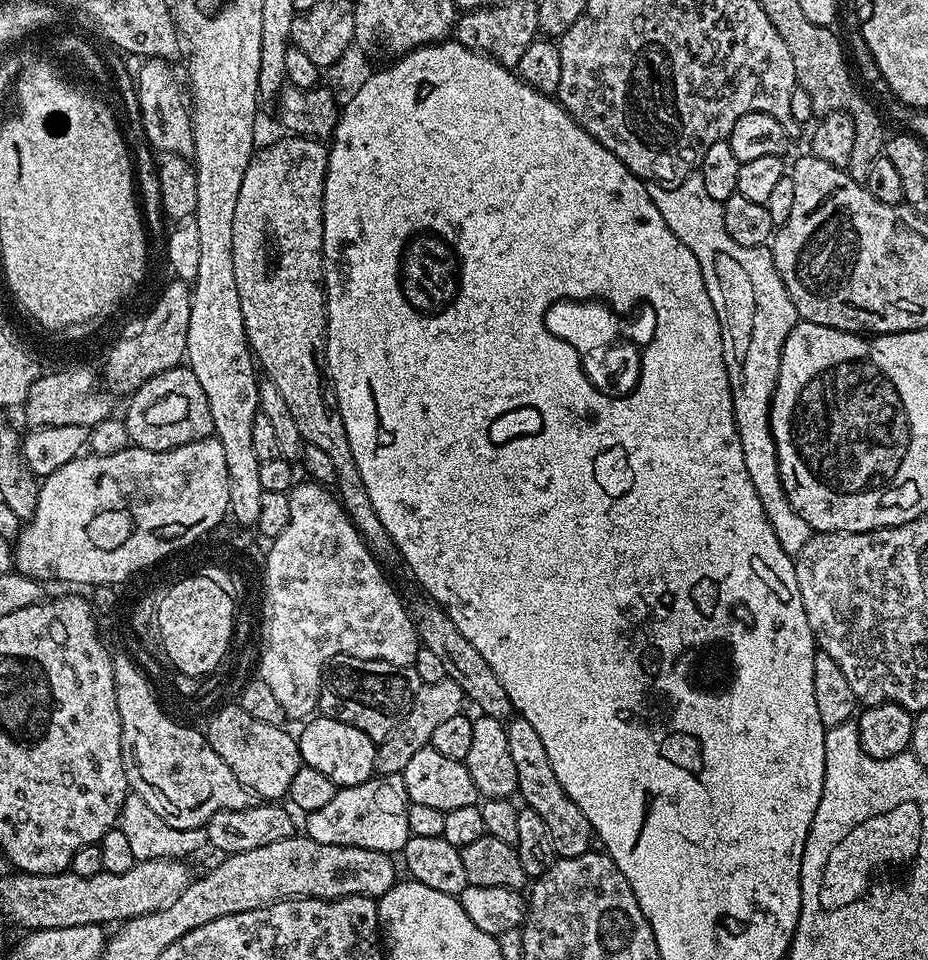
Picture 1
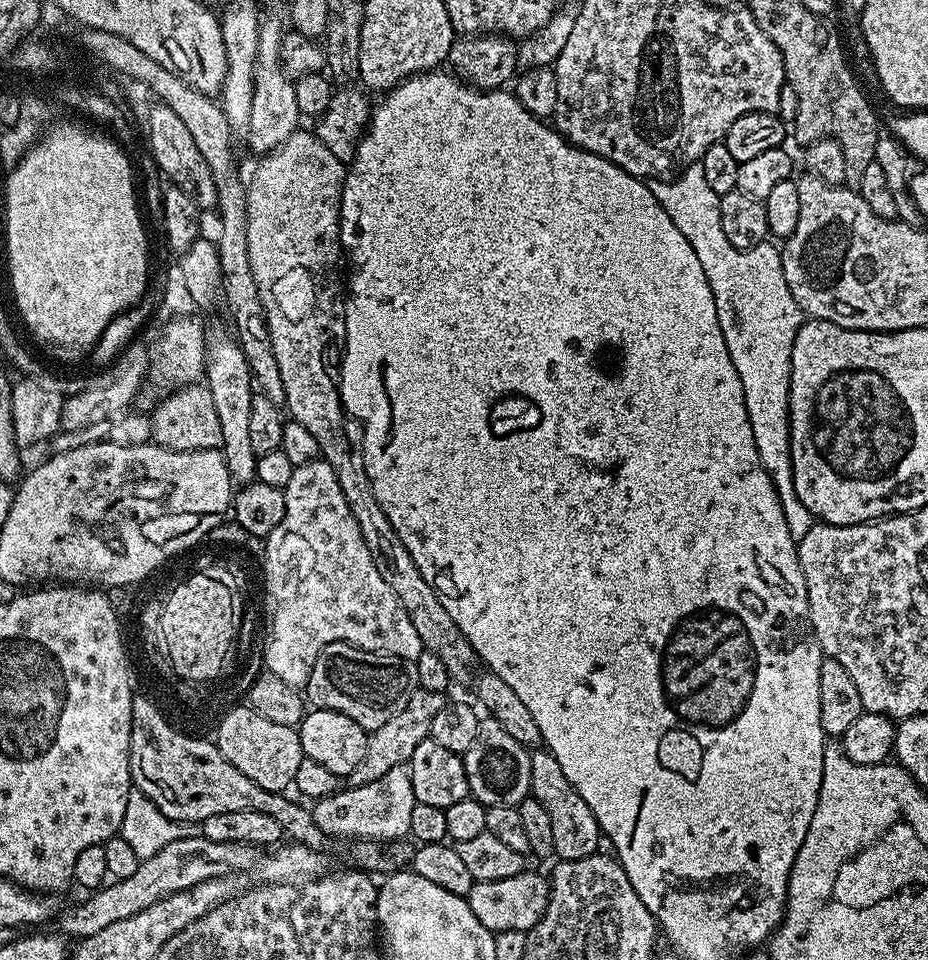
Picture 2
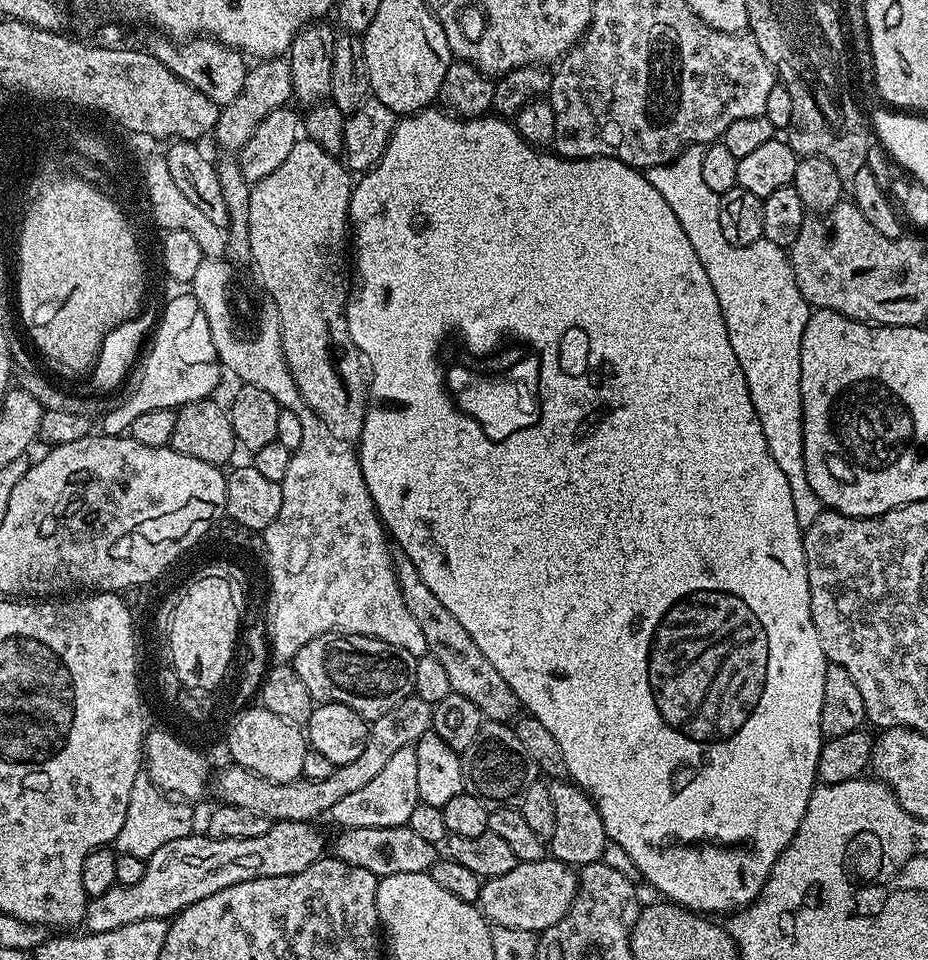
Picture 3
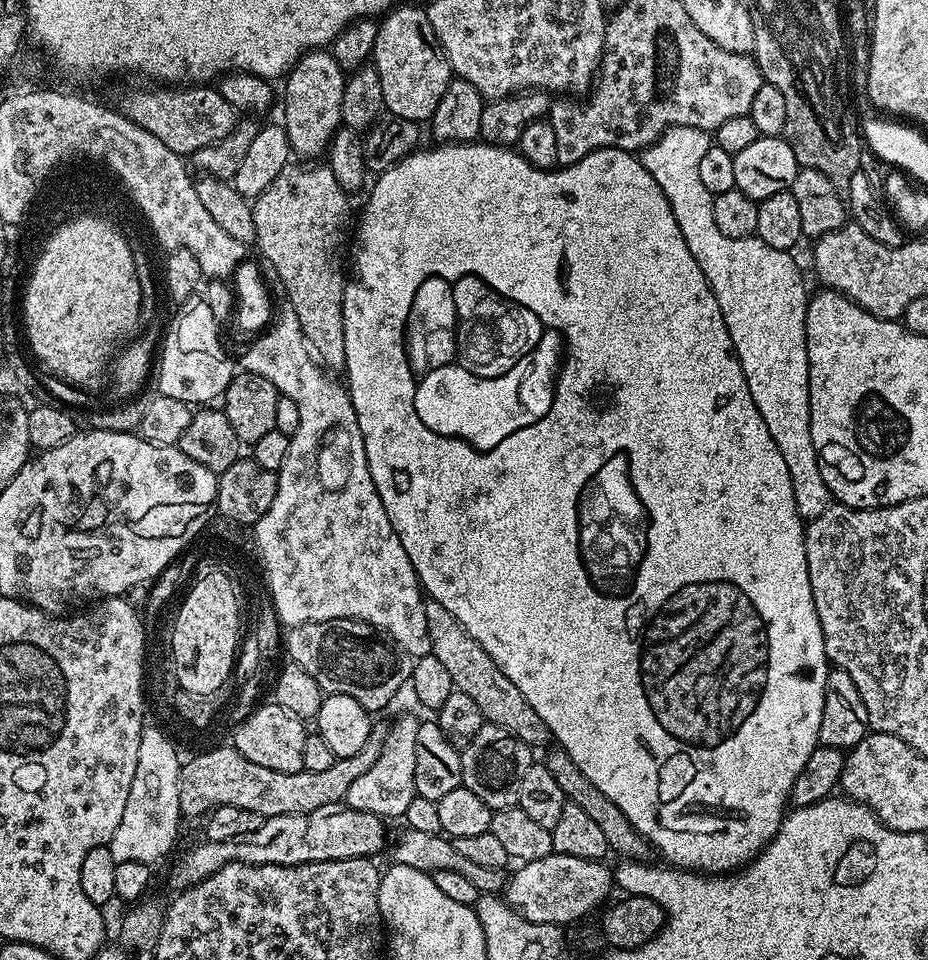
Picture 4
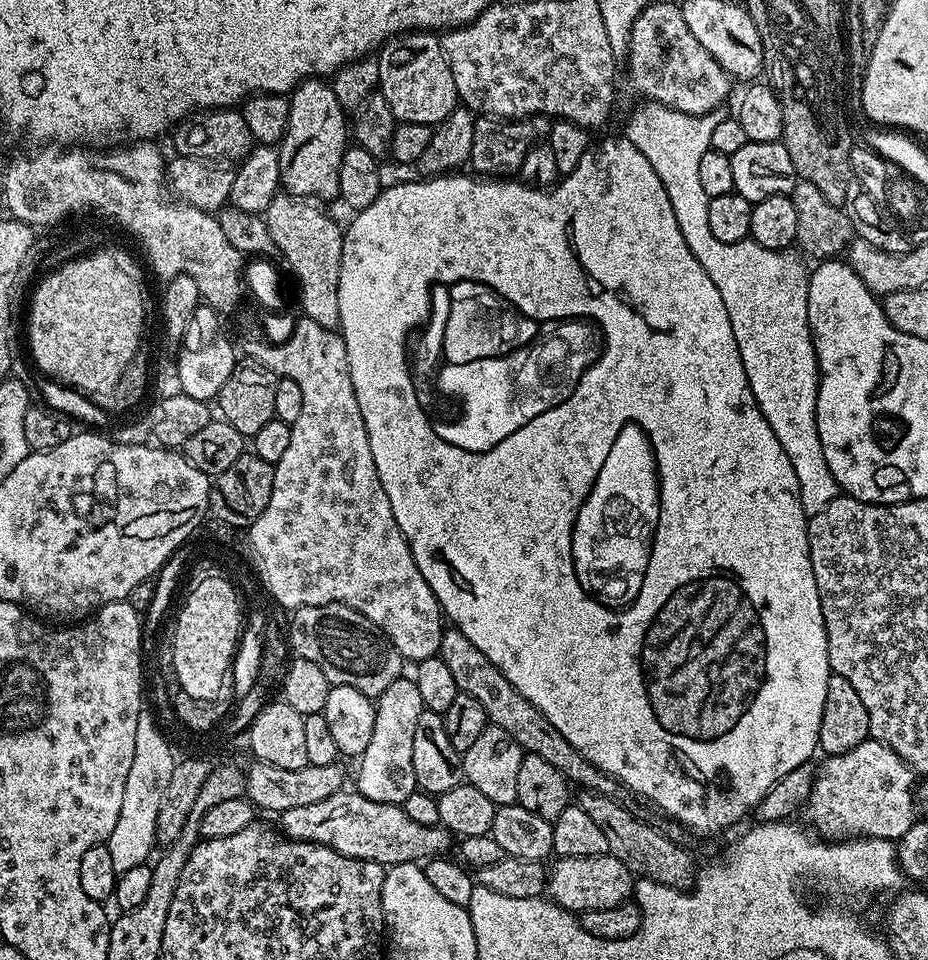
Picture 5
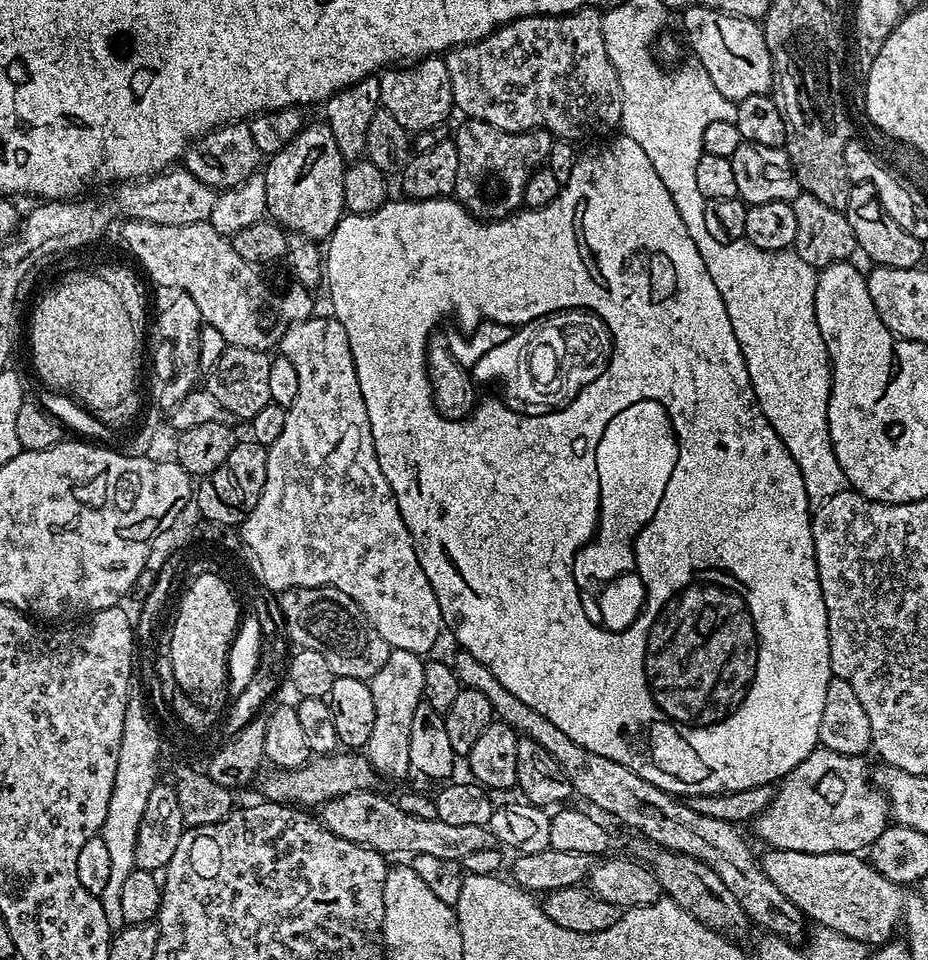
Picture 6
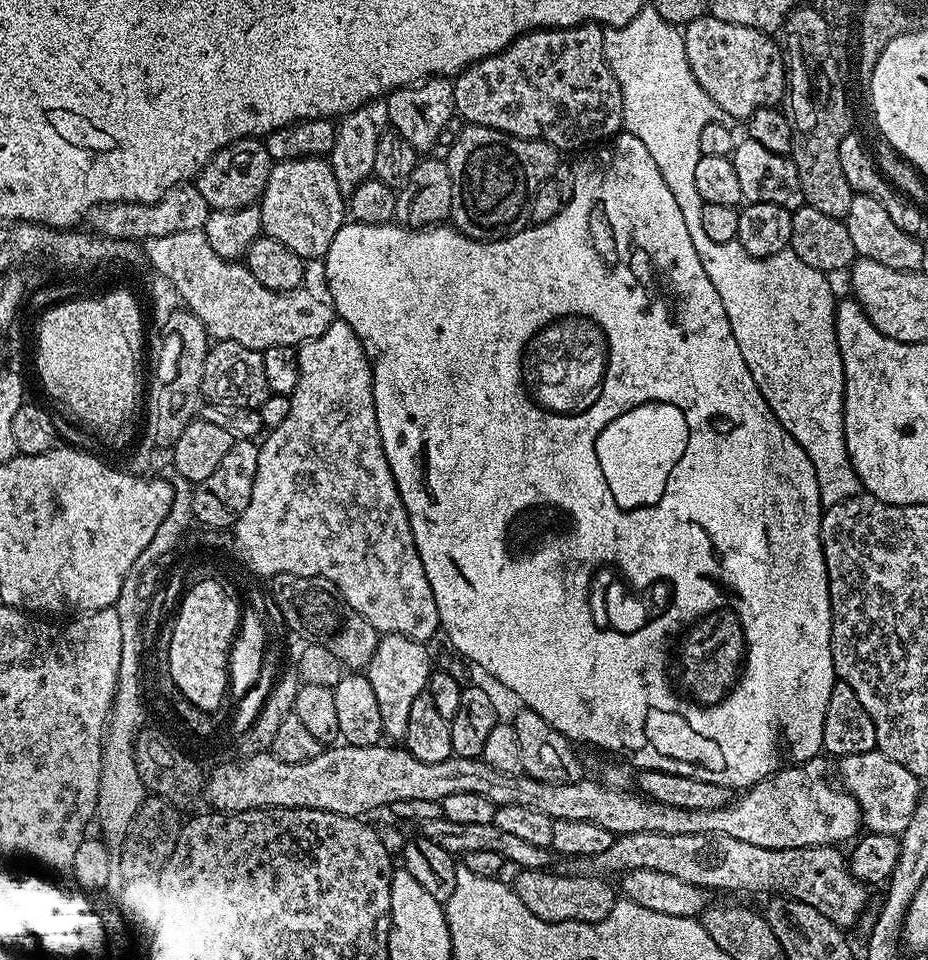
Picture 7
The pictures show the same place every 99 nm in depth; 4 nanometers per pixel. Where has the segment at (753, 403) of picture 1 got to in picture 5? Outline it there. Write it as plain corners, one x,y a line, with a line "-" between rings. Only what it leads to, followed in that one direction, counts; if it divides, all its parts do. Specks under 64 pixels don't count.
644,102
641,105
628,120
627,138
642,150
646,162
654,166
654,174
662,178
686,246
690,246
694,258
702,262
702,270
710,276
710,282
718,286
718,294
722,294
722,302
726,302
726,314
730,314
734,342
738,342
738,354
742,354
750,390
754,390
754,398
766,422
770,422
774,438
782,442
782,450
786,450
786,458
790,458
790,466
794,466
802,510
811,518
826,510
826,506
841,495
841,490
834,474
830,474
830,466
826,466
826,454
822,454
816,425
820,367
808,325
809,269
804,269
805,261
799,255
791,256
791,251
770,250
758,246
751,238
733,244
718,242
718,238
710,234
710,197
702,190
698,165
702,163
702,154
710,150
710,134
722,119
719,111
691,116
665,104

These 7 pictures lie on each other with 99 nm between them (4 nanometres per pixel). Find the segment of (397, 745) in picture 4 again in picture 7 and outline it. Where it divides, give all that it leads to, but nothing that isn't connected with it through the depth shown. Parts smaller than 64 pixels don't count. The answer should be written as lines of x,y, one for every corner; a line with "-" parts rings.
387,633
380,636
378,646
374,650
374,658
370,658
366,675
370,686
374,686
374,695
378,698
378,711
382,713
384,736
389,741
404,740
406,726
410,722
410,706
418,694
425,692
428,679
434,671
433,657
428,656
426,643
411,640
402,634

